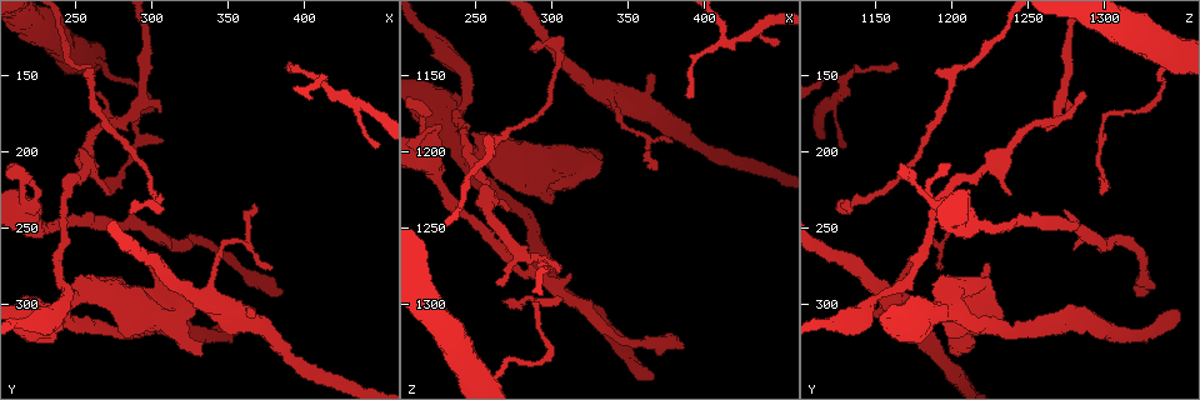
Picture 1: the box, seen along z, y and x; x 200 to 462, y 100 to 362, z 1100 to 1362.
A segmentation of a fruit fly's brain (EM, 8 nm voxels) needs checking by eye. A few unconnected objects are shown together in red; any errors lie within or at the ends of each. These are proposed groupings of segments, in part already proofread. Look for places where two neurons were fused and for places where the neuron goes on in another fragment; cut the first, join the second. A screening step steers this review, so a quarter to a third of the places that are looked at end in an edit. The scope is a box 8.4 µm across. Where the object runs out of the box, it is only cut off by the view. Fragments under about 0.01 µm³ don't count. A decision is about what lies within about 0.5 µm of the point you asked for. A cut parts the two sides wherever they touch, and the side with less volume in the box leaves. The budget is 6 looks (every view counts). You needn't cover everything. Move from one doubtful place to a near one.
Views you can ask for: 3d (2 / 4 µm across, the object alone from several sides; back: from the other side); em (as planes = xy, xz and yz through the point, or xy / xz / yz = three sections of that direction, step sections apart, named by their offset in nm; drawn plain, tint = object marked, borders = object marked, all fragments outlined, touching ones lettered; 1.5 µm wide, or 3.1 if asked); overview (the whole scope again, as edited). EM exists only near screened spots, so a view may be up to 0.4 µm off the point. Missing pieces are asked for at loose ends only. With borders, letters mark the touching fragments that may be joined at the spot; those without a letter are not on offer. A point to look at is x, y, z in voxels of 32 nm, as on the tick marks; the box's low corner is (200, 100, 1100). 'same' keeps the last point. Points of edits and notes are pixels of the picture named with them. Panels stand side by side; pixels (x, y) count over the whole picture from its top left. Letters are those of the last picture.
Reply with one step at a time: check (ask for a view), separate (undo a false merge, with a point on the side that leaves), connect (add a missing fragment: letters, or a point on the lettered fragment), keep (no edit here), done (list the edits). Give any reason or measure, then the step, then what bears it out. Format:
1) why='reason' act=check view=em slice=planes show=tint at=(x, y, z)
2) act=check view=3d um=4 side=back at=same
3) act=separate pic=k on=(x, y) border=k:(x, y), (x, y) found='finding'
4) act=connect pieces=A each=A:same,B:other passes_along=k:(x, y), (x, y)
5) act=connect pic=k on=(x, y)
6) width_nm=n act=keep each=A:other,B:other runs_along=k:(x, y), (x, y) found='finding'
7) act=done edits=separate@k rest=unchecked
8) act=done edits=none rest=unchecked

why='calibre changes' act=check view=em slice=xz step=4 show=tint at=(268, 140, 1342)

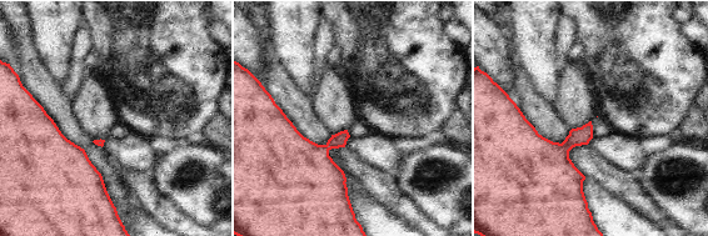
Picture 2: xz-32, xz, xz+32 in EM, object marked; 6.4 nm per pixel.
why='what lies round it' act=check view=em slice=xz step=4 show=borders at=same

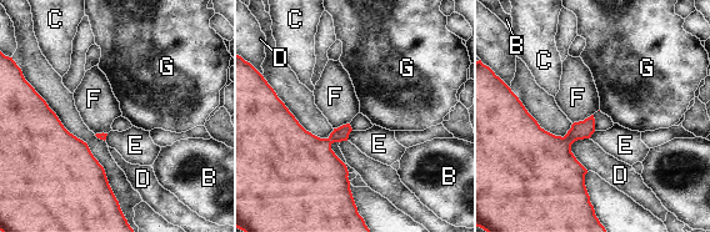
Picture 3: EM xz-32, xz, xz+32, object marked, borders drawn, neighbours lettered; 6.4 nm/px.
longest_contact=D:220nm act=keep each=B:other,C:other,D:other,E:other,F:other,G:other border=3:(593, 114), (573, 124) found='continuous, no second neuron'

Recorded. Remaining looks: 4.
why='tapers out' act=check view=3d um=4 at=(286, 240, 1132)

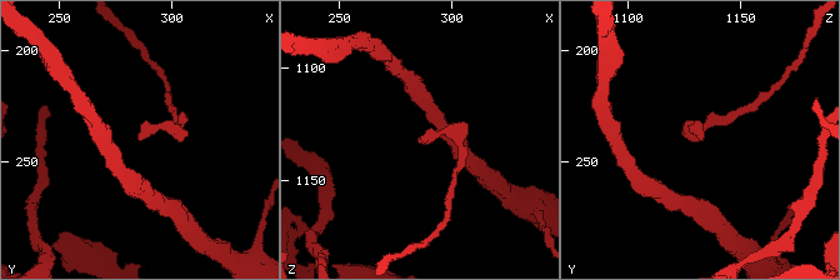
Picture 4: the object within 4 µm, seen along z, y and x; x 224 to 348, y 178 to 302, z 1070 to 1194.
act=check view=em slice=planes show=borders at=(286, 240, 1133)

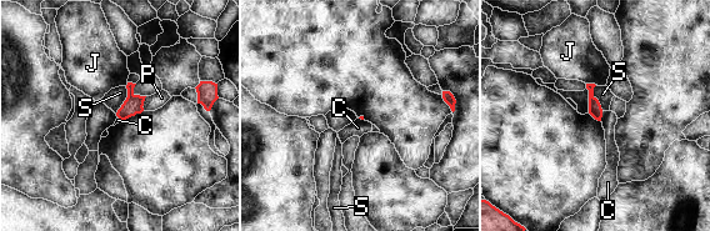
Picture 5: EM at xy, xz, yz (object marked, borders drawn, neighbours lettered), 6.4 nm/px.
act=keep each=C:other,J:other,P:other,S:other border=5:(603, 111), (600, 120) found='none of them fits'

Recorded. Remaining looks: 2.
why='long arm stops here' act=check view=3d um=4 at=(384, 292, 1330)

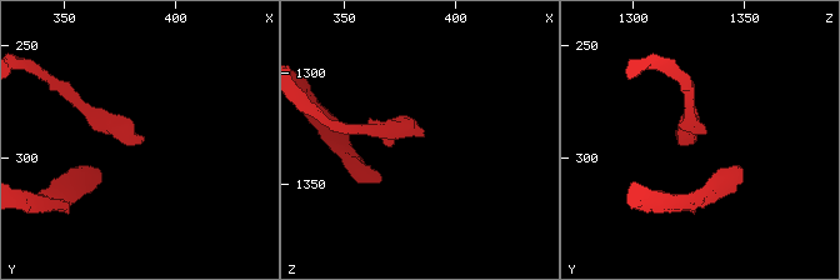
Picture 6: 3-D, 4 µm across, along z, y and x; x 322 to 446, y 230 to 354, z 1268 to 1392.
why='now the EM' act=check view=em slice=planes show=borders at=(385, 292, 1329)

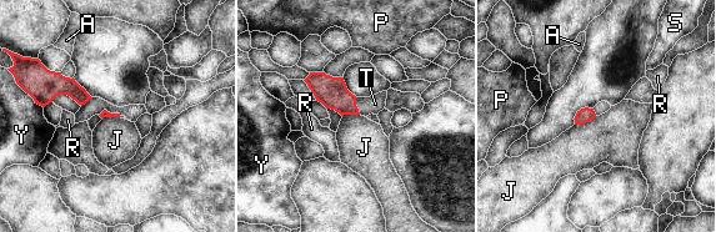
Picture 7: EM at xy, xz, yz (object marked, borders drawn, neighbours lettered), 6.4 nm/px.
longest_contact=J:160nm act=connect pieces=T each=A:other,J:other,P:other,R:other,S:other,T:same,Y:other found='it goes on there'

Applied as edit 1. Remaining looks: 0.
act=done edits=connect@7 rest=unchecked

